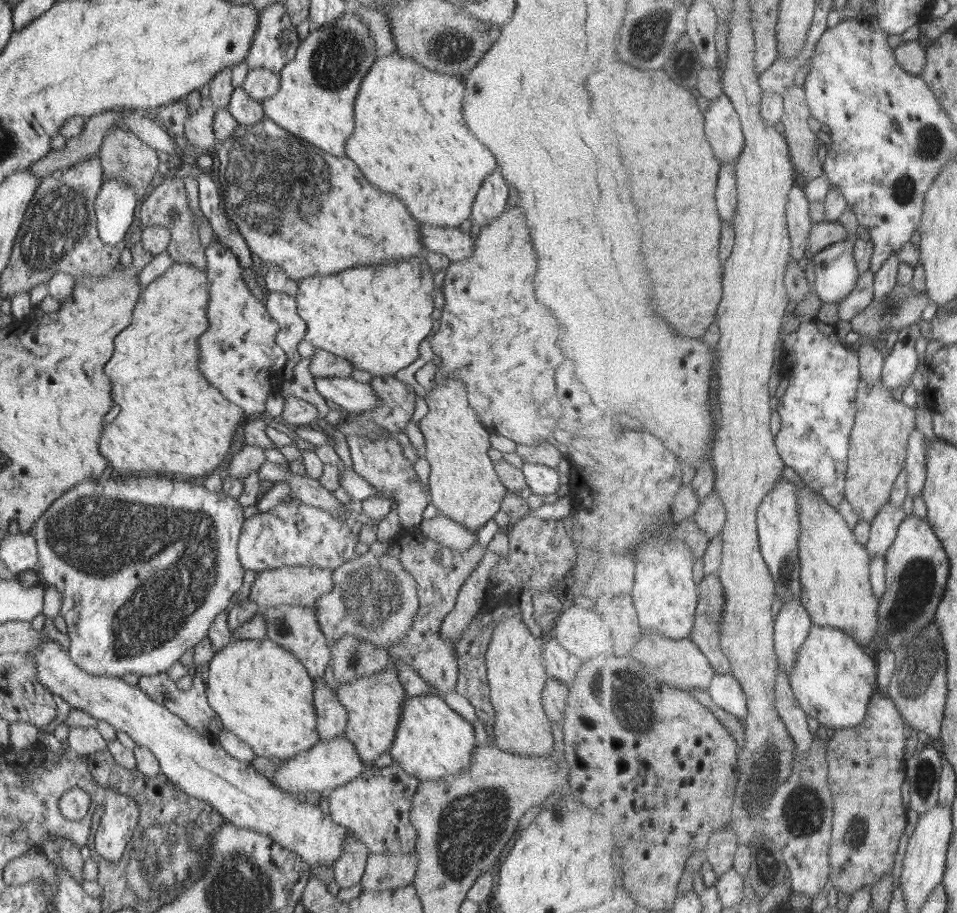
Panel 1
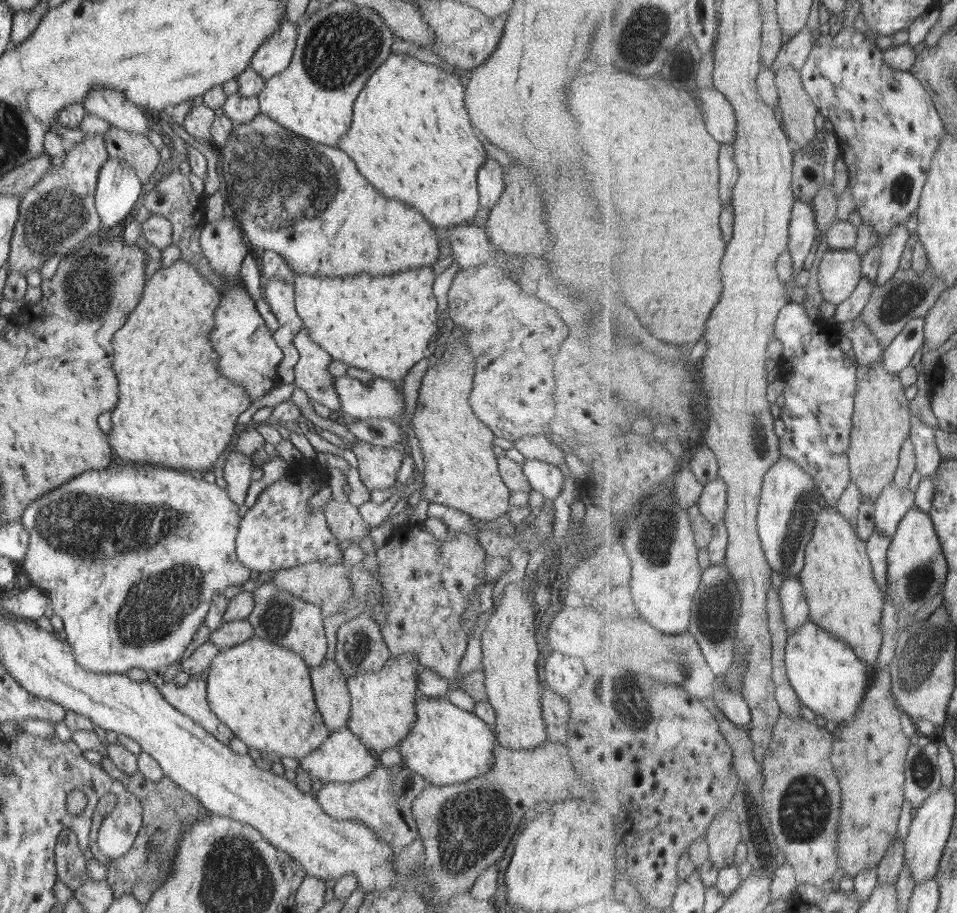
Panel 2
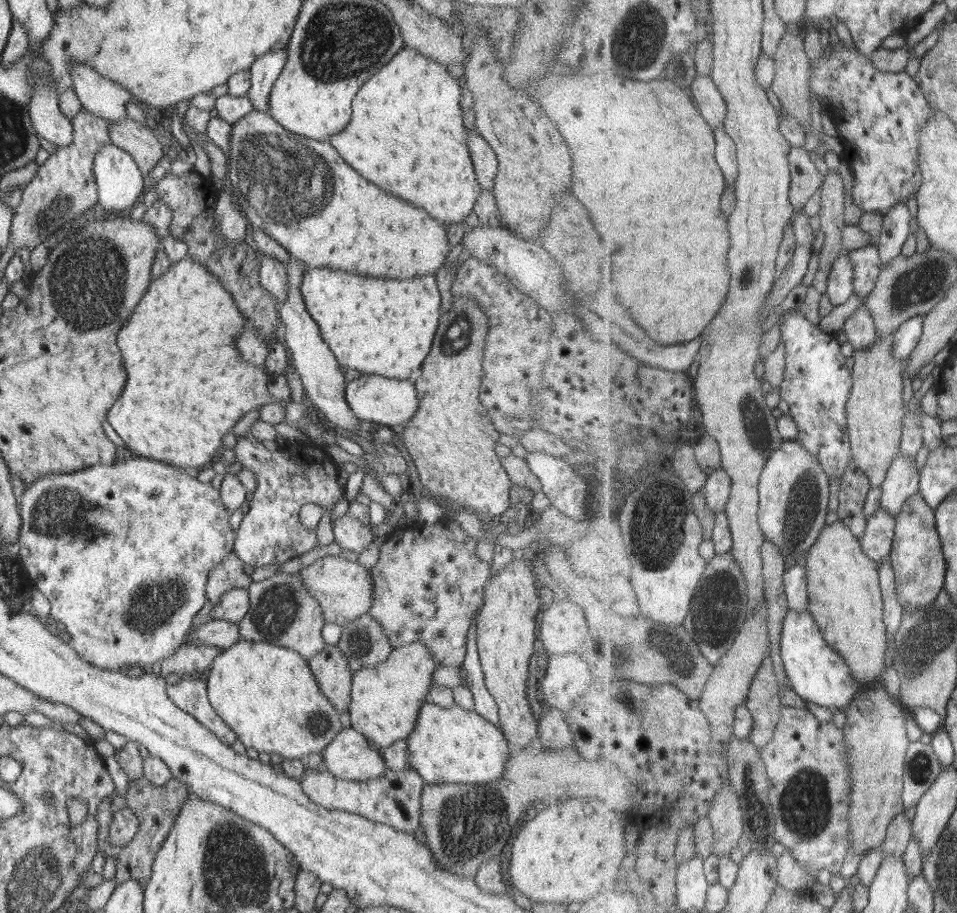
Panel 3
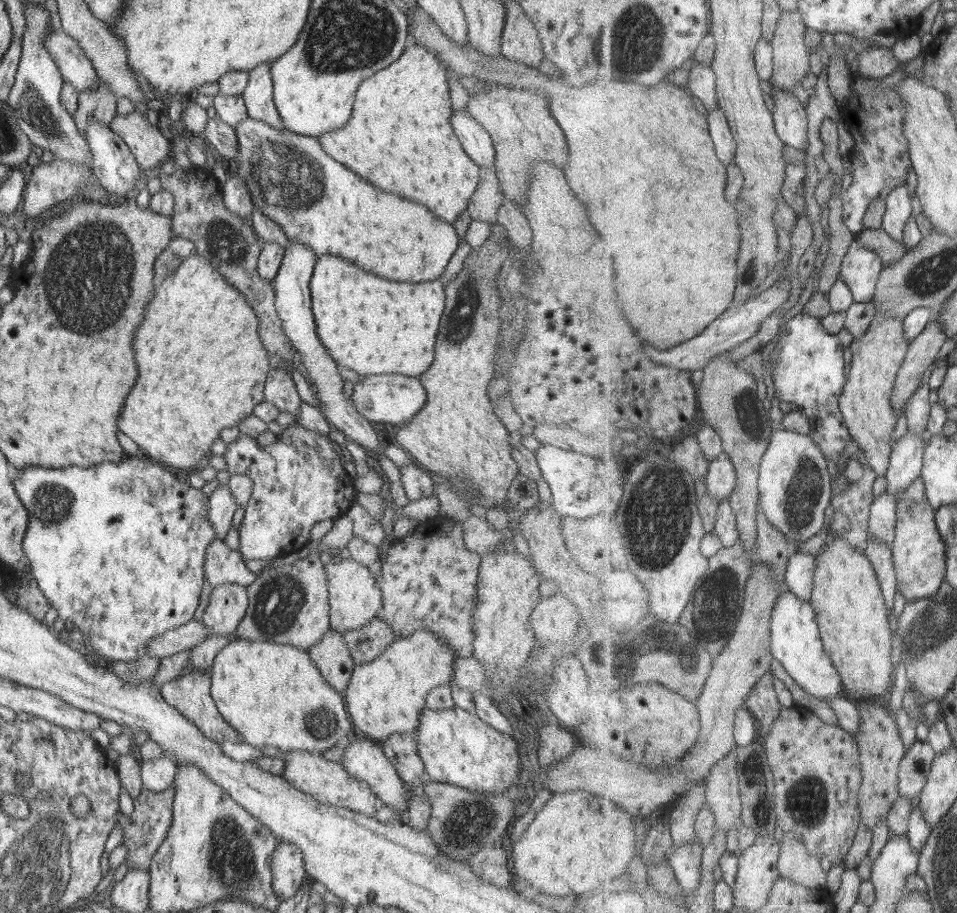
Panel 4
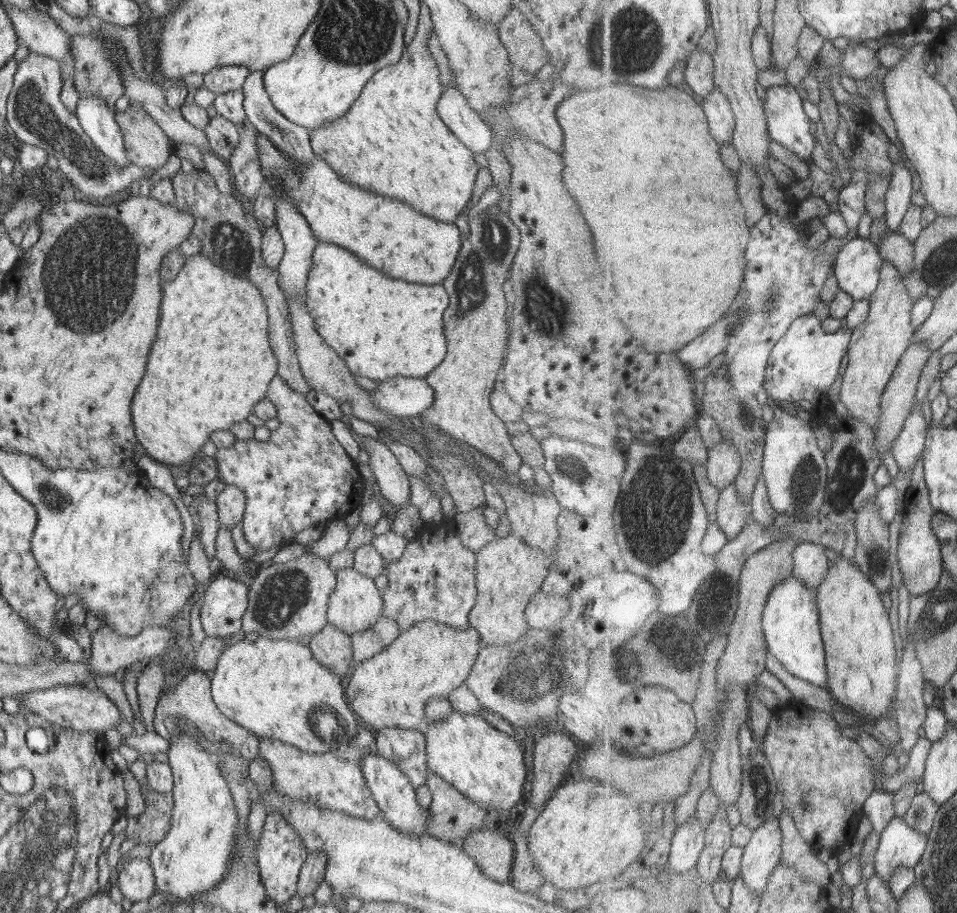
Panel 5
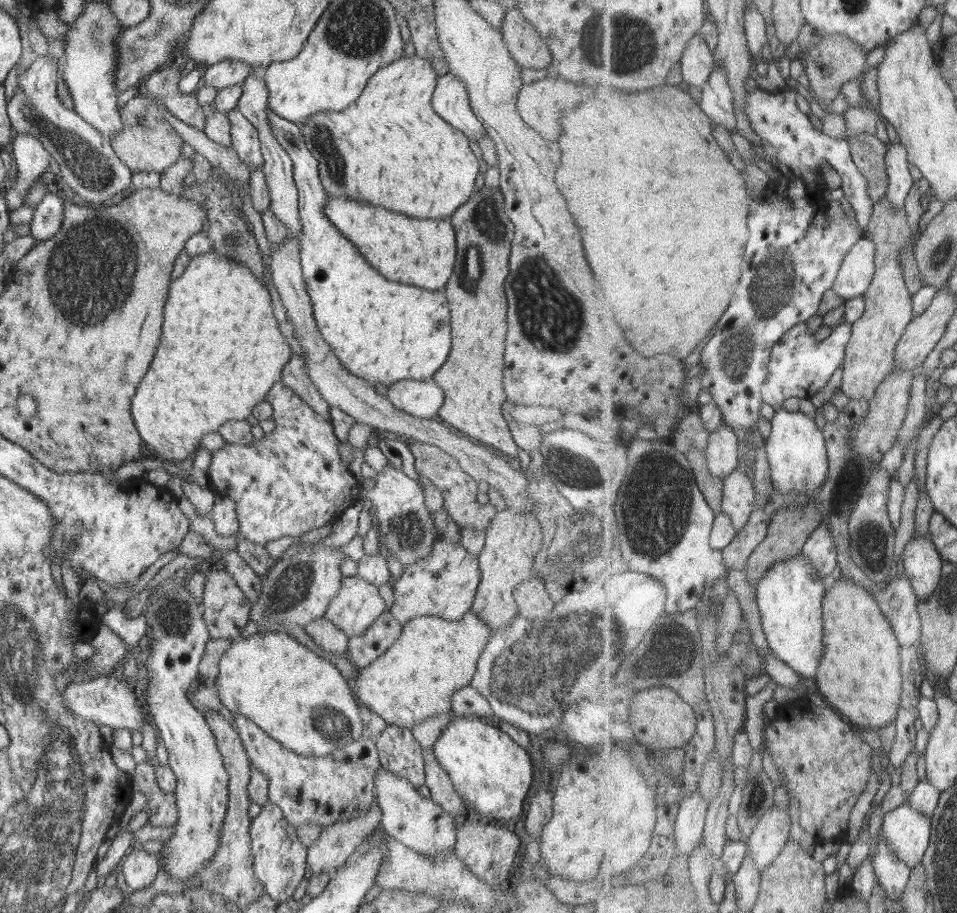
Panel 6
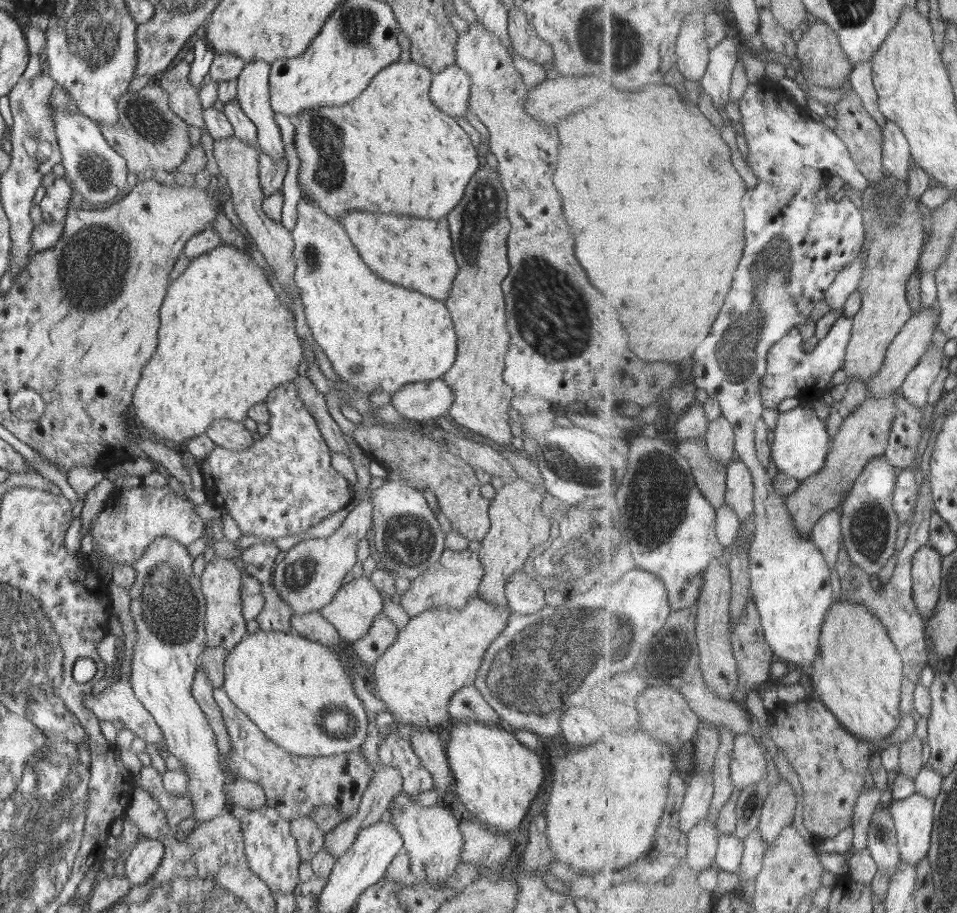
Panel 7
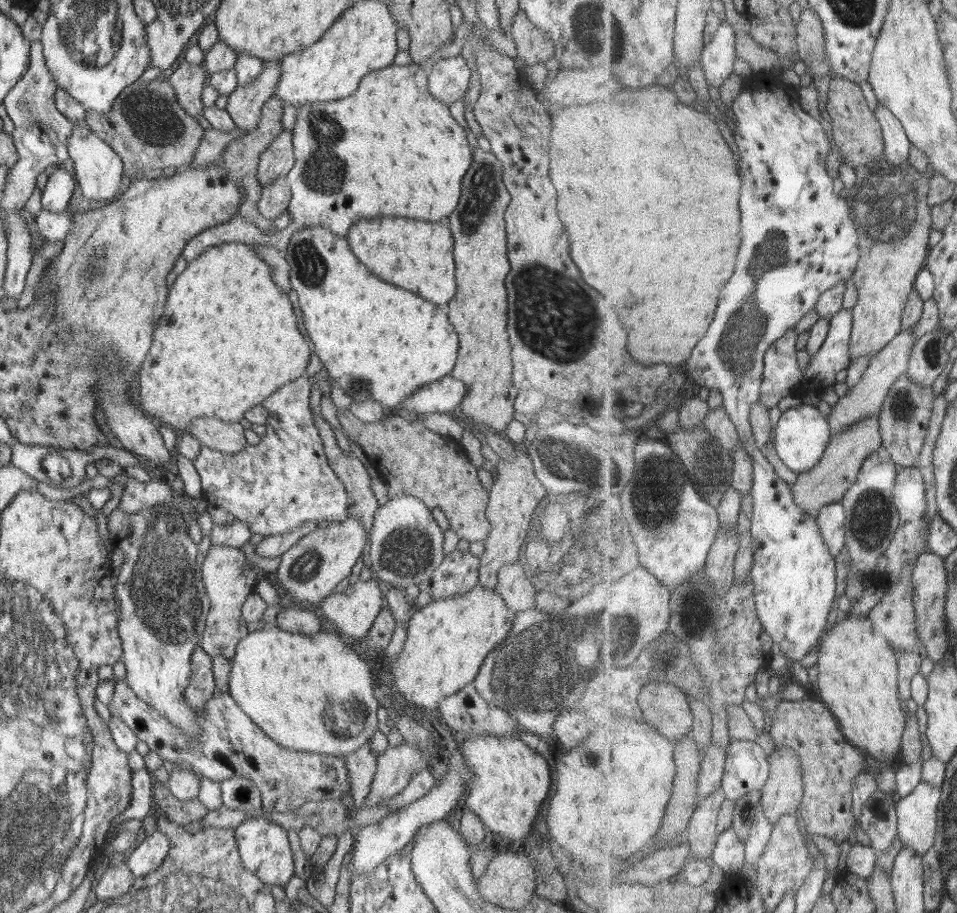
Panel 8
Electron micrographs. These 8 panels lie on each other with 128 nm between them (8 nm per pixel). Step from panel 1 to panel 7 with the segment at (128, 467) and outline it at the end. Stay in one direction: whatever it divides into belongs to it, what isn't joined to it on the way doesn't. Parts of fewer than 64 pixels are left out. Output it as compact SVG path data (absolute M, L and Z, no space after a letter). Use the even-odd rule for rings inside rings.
M220 244L209 252L204 252L188 261L185 270L177 278L170 279L163 302L159 307L160 323L157 332L157 348L155 354L149 358L141 369L133 395L131 405L133 414L143 426L145 431L155 435L156 439L165 439L173 444L185 443L187 440L202 434L215 420L226 419L241 423L246 418L247 412L255 405L262 404L269 392L283 383L289 383L297 376L297 366L301 364L302 350L299 339L295 333L295 321L291 310L279 301L279 296L267 282L263 269L251 261L249 251L231 245Z

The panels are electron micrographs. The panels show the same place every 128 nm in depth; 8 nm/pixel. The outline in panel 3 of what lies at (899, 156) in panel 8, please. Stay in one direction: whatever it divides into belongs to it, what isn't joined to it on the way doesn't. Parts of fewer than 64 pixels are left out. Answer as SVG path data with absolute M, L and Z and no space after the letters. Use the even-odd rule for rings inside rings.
M898 204L885 214L883 233L877 244L883 266L889 265L893 259L903 254L905 244L913 234L911 220L913 212L907 204Z

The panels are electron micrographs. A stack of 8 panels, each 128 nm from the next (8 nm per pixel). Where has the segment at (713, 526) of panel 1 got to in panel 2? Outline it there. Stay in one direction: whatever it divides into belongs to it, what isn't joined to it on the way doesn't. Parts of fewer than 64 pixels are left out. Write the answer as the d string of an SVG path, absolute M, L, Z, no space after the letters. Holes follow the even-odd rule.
M721 477L709 482L700 498L699 507L705 513L705 517L717 526L719 521L726 520L728 509L729 485Z

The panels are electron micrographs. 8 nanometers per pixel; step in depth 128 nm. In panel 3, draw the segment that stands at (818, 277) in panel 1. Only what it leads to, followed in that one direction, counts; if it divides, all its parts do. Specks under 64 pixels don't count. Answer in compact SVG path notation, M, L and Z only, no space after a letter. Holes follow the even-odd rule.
M846 252L833 262L827 294L836 306L849 301L855 292L855 264Z

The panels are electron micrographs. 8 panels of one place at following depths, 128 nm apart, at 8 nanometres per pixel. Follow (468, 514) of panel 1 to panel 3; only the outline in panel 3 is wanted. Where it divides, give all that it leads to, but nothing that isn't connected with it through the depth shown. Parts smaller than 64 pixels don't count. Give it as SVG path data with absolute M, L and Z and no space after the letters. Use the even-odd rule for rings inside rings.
M457 297L441 316L431 352L413 376L417 411L399 432L426 495L443 504L467 507L481 516L509 510L511 482L493 449L501 437L480 402L481 360L487 339L487 315L469 297Z

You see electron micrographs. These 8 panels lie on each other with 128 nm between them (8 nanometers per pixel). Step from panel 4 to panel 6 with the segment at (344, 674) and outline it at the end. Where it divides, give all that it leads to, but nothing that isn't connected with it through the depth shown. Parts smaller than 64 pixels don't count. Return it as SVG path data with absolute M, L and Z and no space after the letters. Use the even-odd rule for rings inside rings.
M323 616L303 625L305 634L321 649L335 656L346 655L348 636Z

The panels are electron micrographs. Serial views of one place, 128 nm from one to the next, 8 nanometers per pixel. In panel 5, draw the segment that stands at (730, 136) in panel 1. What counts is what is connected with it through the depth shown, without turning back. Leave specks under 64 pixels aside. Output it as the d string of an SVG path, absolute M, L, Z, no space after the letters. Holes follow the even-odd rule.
M698 48L687 60L684 76L694 93L708 97L717 88L714 56Z

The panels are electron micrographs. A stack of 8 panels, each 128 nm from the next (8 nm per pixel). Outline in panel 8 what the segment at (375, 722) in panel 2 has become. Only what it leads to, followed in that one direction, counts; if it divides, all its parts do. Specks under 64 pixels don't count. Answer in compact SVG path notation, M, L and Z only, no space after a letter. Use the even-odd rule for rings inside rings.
M477 584L465 594L435 599L416 609L397 658L381 660L384 667L391 668L397 692L430 715L437 712L439 700L473 682L487 653L512 631L514 616L495 591Z

